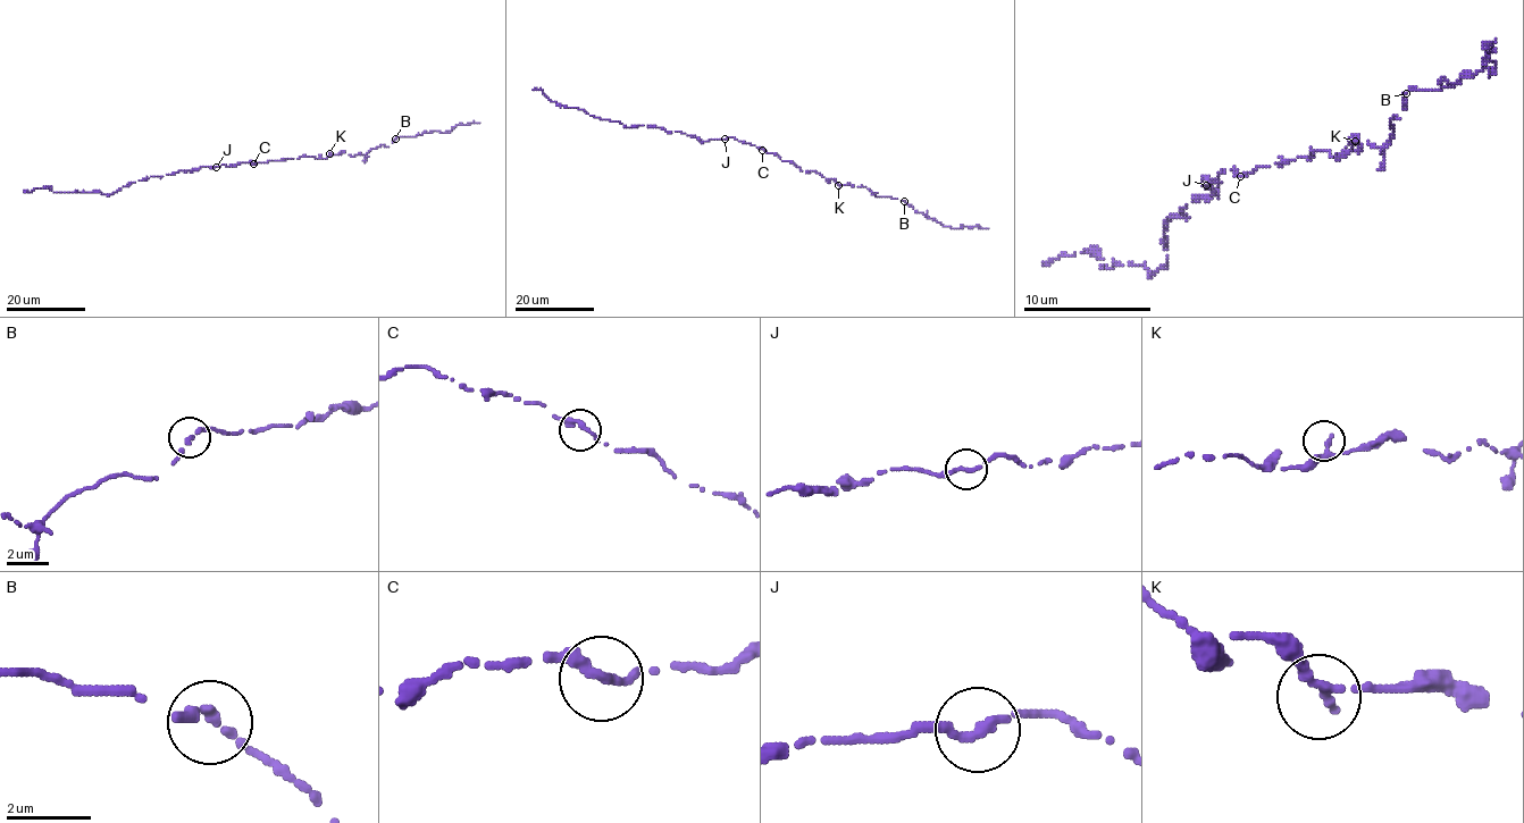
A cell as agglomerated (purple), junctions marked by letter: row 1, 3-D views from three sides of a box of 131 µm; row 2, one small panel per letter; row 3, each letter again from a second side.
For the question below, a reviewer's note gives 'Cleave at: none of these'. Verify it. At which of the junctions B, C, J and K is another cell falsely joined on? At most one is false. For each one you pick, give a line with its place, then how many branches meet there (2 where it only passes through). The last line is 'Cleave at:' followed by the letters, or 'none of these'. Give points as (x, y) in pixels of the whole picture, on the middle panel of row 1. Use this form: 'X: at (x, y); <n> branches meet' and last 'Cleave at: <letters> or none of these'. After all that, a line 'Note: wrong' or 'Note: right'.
Cleave at: none of these
Note: right

